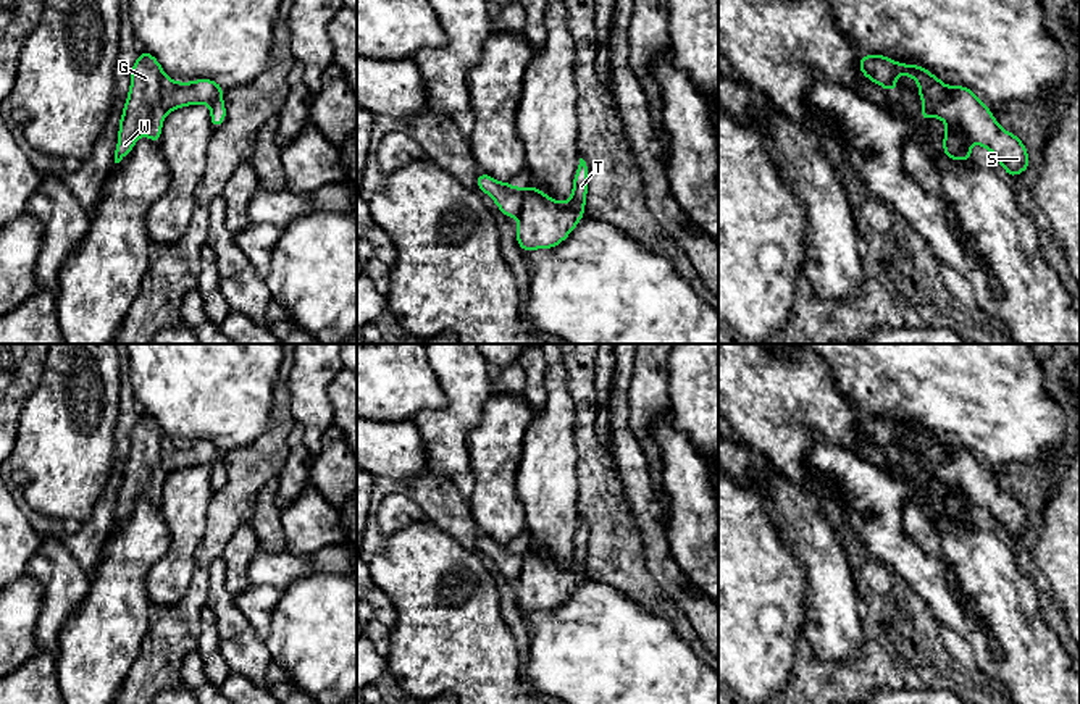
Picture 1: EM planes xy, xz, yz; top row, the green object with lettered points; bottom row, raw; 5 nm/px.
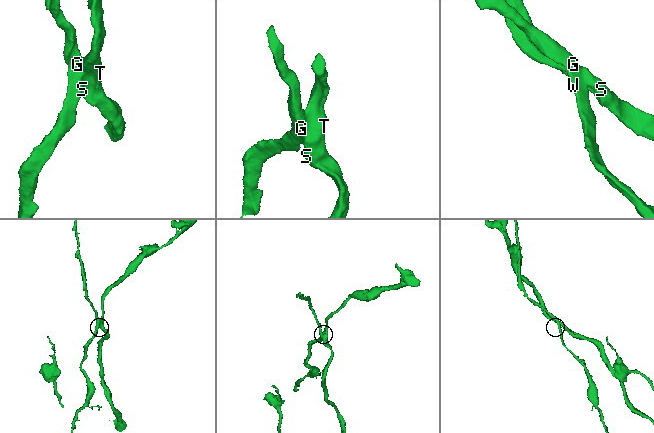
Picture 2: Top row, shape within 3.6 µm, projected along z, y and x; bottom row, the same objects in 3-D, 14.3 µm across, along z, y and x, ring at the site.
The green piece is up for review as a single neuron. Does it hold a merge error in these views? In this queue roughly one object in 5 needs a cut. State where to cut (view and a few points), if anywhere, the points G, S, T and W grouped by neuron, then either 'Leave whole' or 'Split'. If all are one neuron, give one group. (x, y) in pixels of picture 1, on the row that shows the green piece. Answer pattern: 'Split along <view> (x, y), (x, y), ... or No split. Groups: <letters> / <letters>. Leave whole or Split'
Split along xy (163, 76), (162, 107), (167, 112). Groups: G W / S T. Split

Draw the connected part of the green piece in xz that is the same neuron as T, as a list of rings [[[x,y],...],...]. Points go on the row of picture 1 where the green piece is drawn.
[[[583,158],[573,178],[573,192],[567,203],[546,195],[530,184],[525,191],[517,226],[517,242],[523,252],[534,249],[554,249],[584,216],[588,194],[588,166]]]

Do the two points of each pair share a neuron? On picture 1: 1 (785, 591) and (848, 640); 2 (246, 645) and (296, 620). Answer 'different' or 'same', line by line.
1: different
2: different

